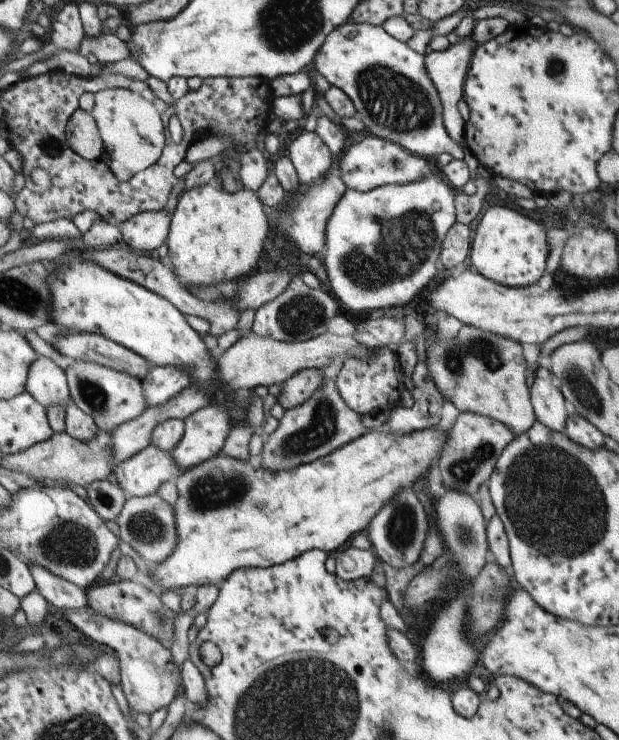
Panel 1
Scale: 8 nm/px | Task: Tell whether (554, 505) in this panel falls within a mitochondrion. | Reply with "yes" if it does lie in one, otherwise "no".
yes

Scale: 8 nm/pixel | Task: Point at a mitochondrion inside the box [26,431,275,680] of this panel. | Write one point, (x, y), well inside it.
(68, 544)

